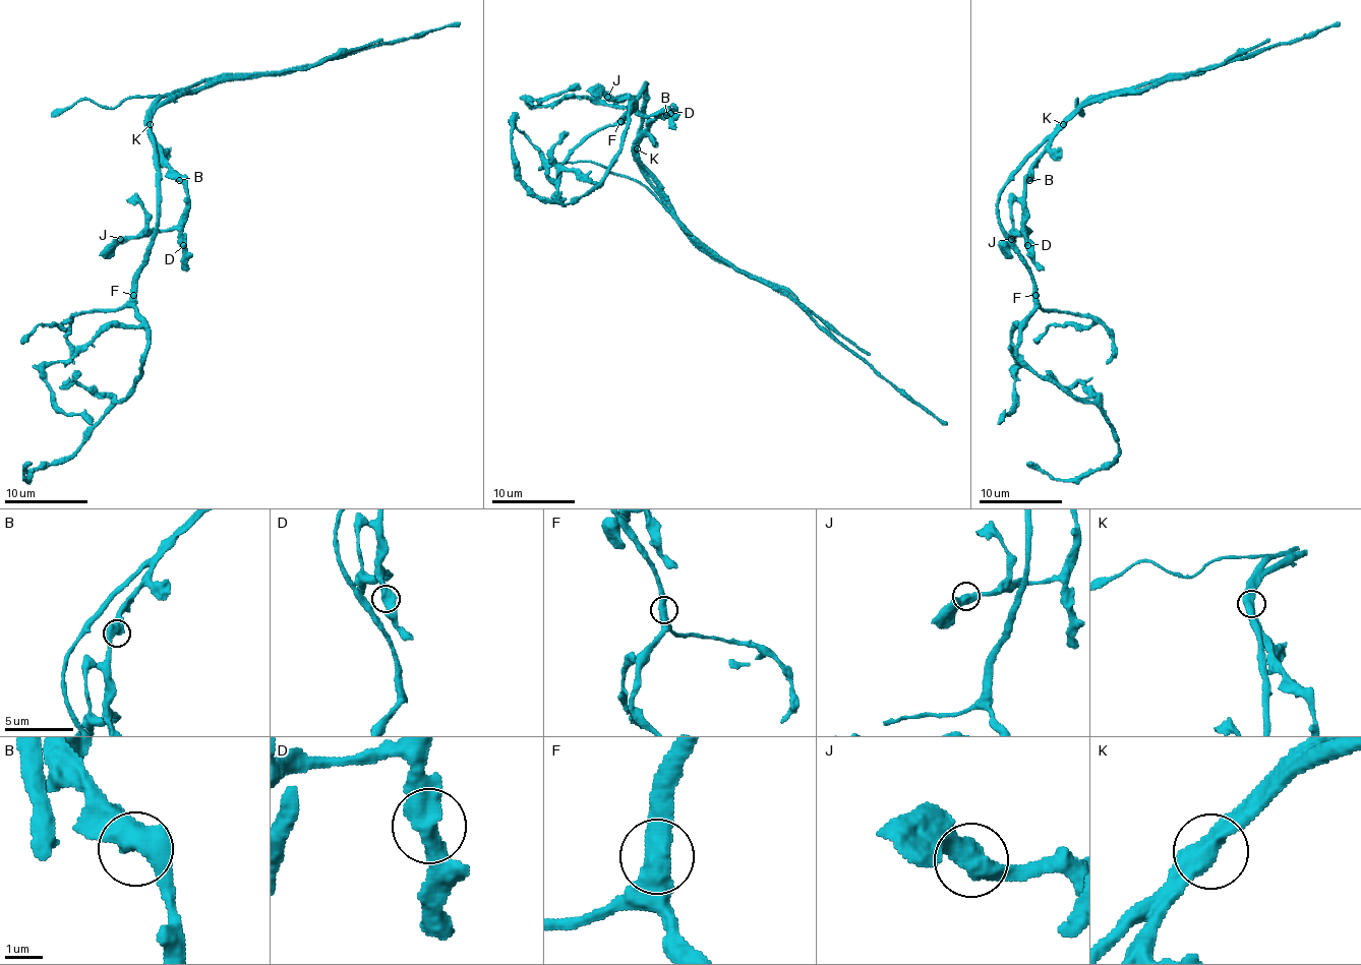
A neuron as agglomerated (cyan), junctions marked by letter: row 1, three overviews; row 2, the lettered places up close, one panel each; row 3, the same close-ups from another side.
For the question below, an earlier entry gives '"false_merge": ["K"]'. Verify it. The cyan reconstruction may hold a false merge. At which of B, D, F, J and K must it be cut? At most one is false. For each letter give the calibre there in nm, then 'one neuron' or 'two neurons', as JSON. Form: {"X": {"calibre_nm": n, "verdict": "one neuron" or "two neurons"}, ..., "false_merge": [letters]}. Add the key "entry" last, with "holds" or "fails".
{"B": {"calibre_nm": 600, "verdict": "one neuron"}, "D": {"calibre_nm": 550, "verdict": "one neuron"}, "F": {"calibre_nm": 550, "verdict": "one neuron"}, "J": {"calibre_nm": 550, "verdict": "one neuron"}, "K": {"calibre_nm": 550, "verdict": "two neurons"}, "false_merge": ["K"], "entry": "holds"}

